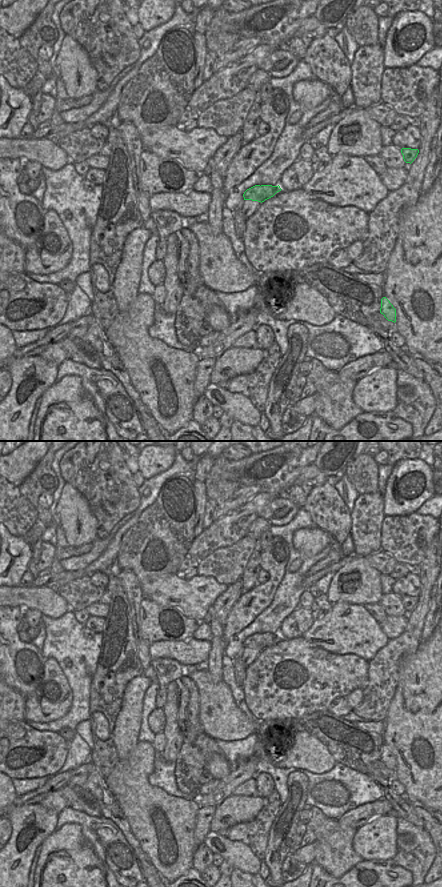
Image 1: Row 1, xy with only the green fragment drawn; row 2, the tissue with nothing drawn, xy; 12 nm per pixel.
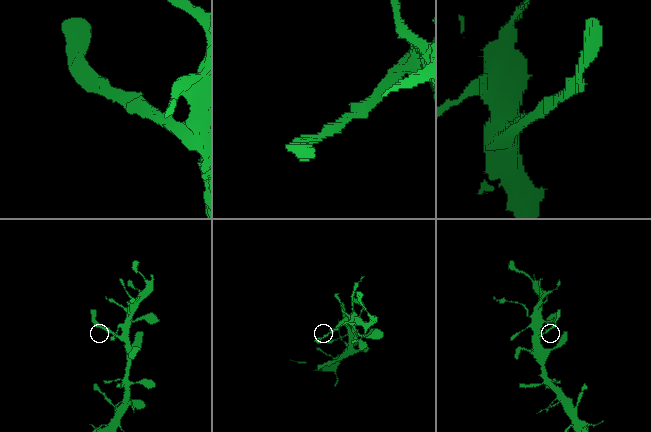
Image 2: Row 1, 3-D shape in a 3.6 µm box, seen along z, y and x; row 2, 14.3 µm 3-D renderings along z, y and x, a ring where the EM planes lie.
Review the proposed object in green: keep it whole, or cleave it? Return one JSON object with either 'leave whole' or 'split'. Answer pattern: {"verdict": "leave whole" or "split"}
{"verdict": "leave whole"}

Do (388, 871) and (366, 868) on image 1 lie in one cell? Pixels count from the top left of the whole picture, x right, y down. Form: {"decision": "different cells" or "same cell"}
{"decision": "same cell"}

